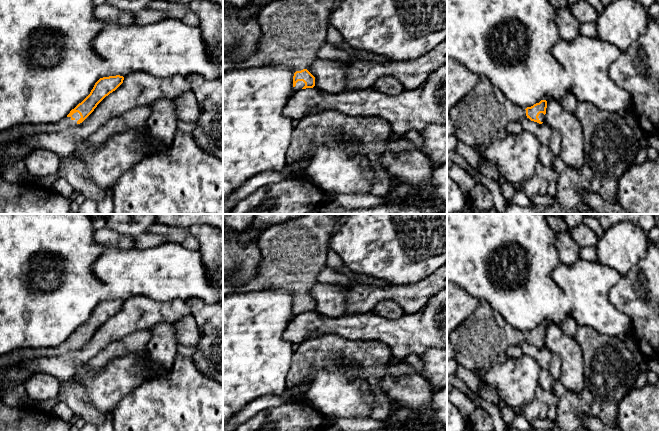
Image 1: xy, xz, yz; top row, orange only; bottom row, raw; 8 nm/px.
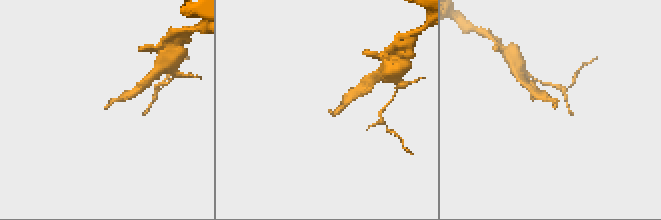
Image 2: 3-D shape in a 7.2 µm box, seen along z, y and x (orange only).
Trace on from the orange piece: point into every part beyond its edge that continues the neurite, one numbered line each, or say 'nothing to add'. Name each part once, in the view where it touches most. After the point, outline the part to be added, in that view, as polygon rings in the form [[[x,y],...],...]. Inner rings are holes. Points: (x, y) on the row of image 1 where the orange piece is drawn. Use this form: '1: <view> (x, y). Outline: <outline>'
1: xy (9, 135). Outline: [[[76,112],[71,117],[66,116],[55,123],[18,125],[16,127],[0,131],[0,144],[13,142],[23,137],[40,135],[43,133],[60,132],[77,125],[77,121],[80,118],[80,114]]]

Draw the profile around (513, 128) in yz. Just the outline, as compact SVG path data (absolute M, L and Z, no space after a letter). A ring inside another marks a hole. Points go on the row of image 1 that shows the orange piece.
M510 122L506 127L506 131L509 135L518 135L523 131L523 128L520 122Z

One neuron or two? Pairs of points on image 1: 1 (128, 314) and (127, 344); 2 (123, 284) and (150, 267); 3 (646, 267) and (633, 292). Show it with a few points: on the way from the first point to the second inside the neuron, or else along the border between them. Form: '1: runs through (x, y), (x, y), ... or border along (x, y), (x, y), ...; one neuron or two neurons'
1: border along (140, 328), (113, 341), (107, 346); two neurons
2: runs through (130, 277), (135, 272), (143, 272); one neuron
3: runs through (646, 273), (646, 278), (639, 286); one neuron

